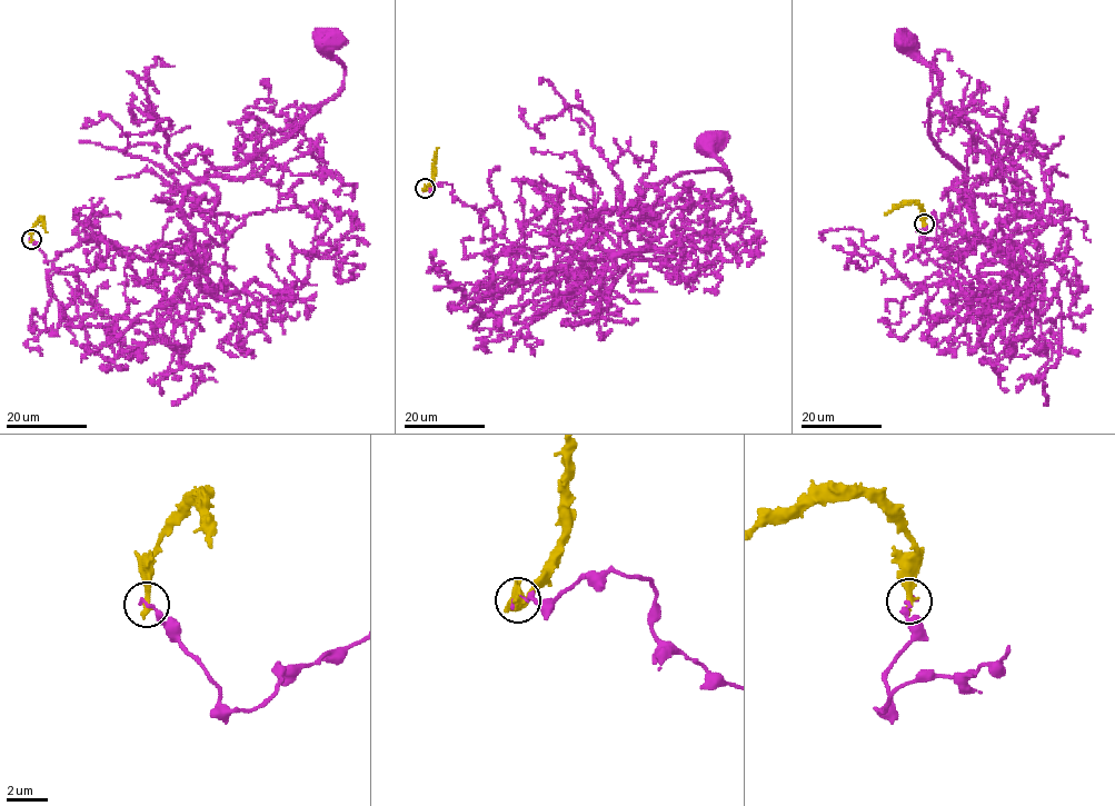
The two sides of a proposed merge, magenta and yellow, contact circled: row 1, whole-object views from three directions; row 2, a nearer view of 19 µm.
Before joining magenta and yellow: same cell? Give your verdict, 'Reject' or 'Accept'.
Reject

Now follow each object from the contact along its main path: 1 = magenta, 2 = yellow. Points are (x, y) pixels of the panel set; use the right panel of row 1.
1: (924, 224), (918, 246), (959, 228), (1009, 255), (979, 235), (929, 131), (937, 75), (902, 43)
2: (924, 224), (924, 211), (914, 202), (896, 205), (885, 215)

